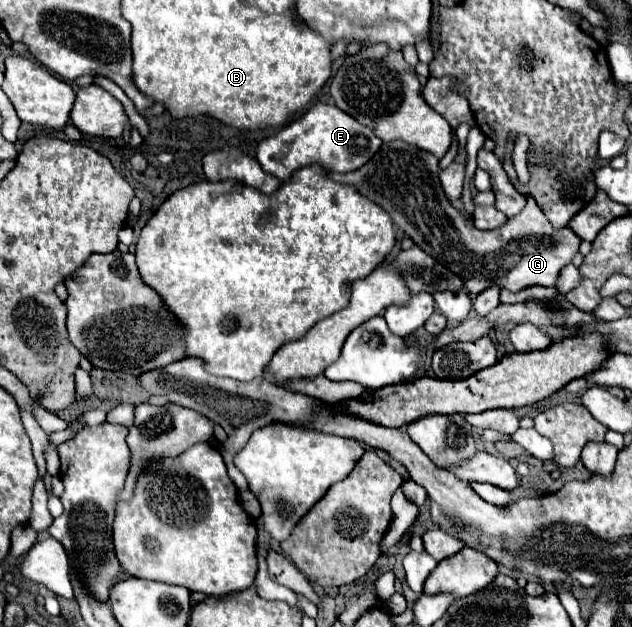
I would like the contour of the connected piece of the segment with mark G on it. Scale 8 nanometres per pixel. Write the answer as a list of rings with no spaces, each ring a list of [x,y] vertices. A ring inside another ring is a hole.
[[[403,141],[383,143],[377,155],[361,169],[343,175],[329,173],[329,179],[353,185],[361,195],[383,207],[417,247],[433,255],[437,263],[445,263],[449,271],[457,271],[465,279],[465,289],[473,295],[491,285],[513,293],[533,285],[553,287],[559,271],[579,251],[581,239],[569,227],[553,229],[531,195],[527,195],[525,209],[503,227],[493,231],[475,229],[471,217],[449,203],[439,181],[439,159]]]

